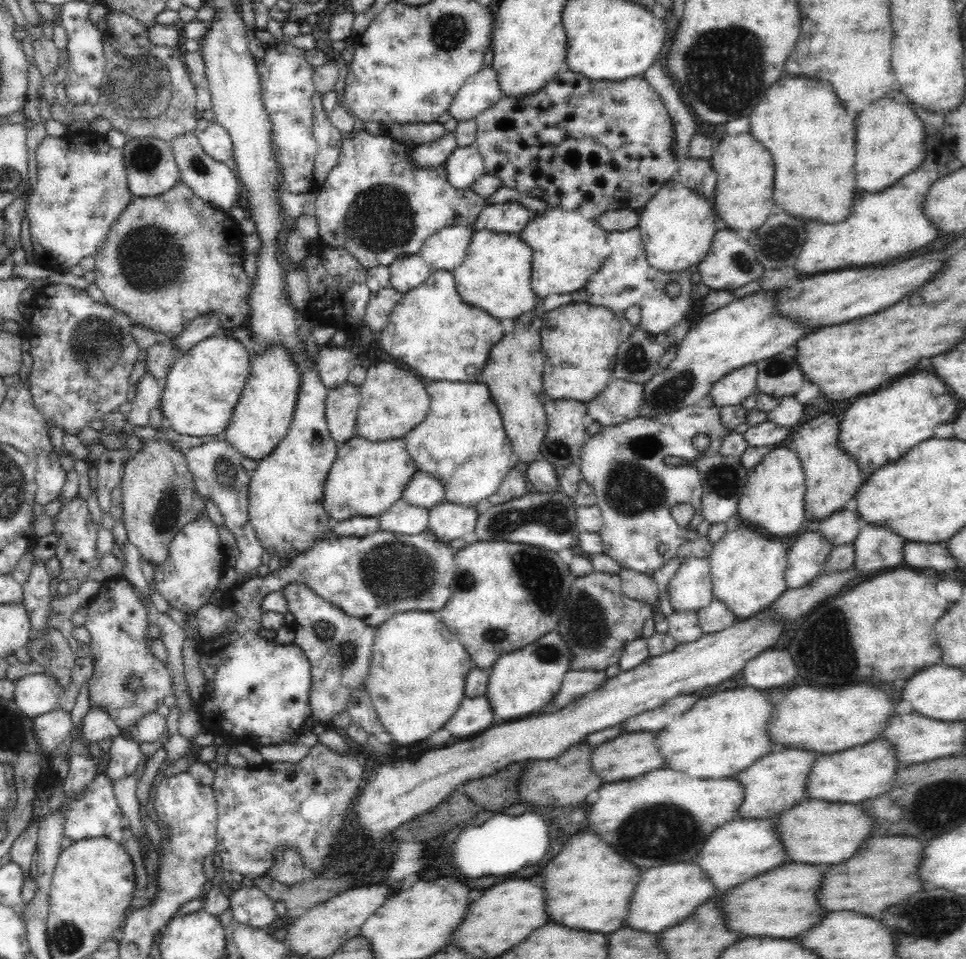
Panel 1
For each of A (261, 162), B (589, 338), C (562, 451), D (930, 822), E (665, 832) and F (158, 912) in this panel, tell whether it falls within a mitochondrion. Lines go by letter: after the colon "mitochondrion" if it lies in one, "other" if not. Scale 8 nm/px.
A: other
B: other
C: mitochondrion
D: other
E: mitochondrion
F: other

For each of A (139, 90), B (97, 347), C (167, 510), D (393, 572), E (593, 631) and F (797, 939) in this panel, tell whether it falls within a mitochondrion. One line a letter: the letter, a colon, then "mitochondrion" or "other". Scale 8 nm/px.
A: mitochondrion
B: mitochondrion
C: mitochondrion
D: mitochondrion
E: mitochondrion
F: other

